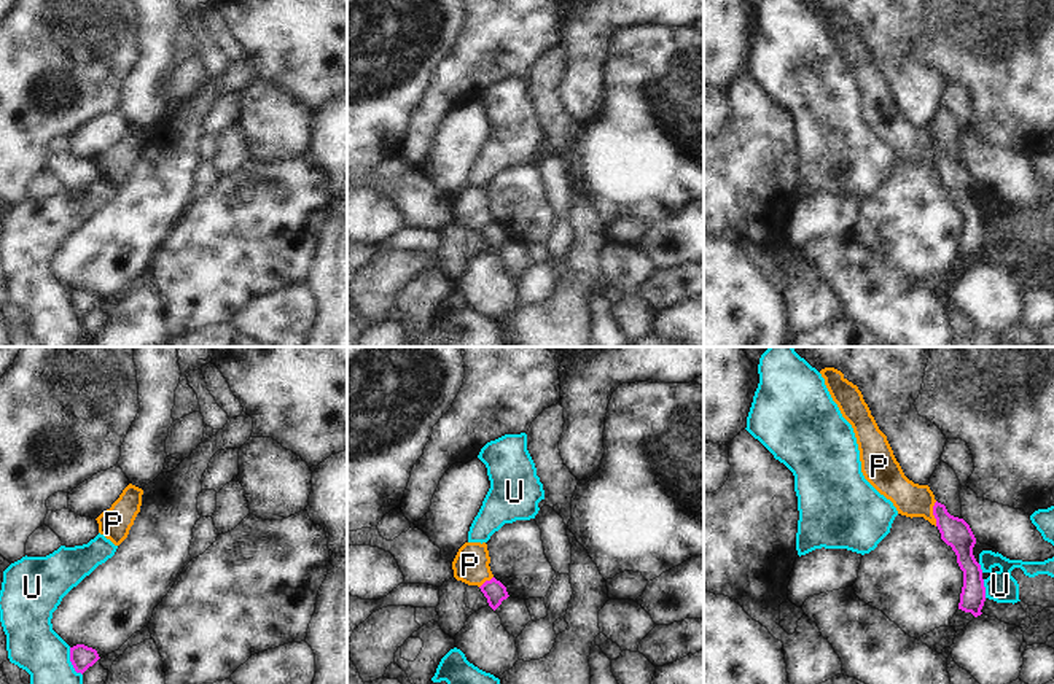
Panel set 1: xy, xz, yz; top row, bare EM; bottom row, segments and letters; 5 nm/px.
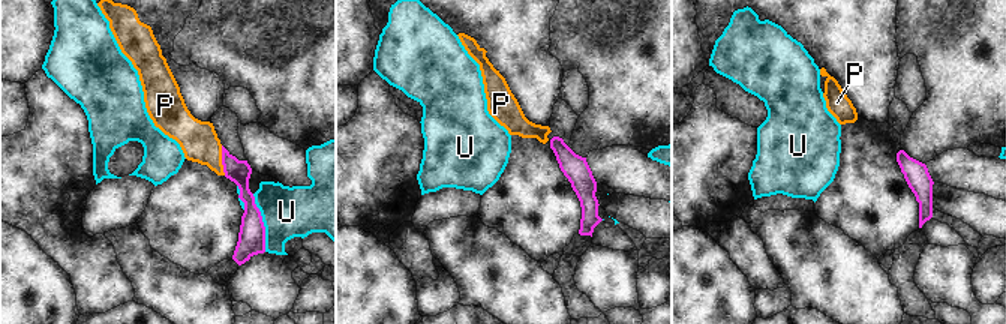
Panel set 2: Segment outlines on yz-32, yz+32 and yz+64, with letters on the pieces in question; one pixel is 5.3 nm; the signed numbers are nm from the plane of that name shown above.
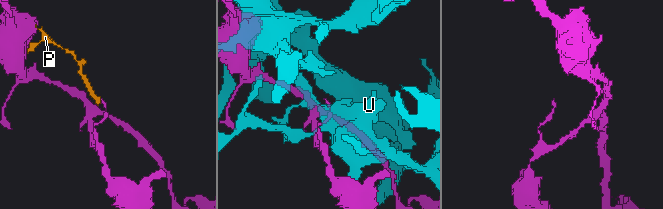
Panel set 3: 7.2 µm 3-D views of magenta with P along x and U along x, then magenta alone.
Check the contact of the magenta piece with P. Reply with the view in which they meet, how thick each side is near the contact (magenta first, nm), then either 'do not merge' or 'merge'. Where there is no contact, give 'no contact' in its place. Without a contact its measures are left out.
yz | 150/170 nm | do not merge

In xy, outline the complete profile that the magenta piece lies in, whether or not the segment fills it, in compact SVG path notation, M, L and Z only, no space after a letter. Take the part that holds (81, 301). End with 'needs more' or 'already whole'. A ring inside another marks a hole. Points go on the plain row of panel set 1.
M76 288L70 291L70 305L76 317L84 317L89 310L92 310L99 304L99 297L96 293L88 291L84 288Z; already whole

